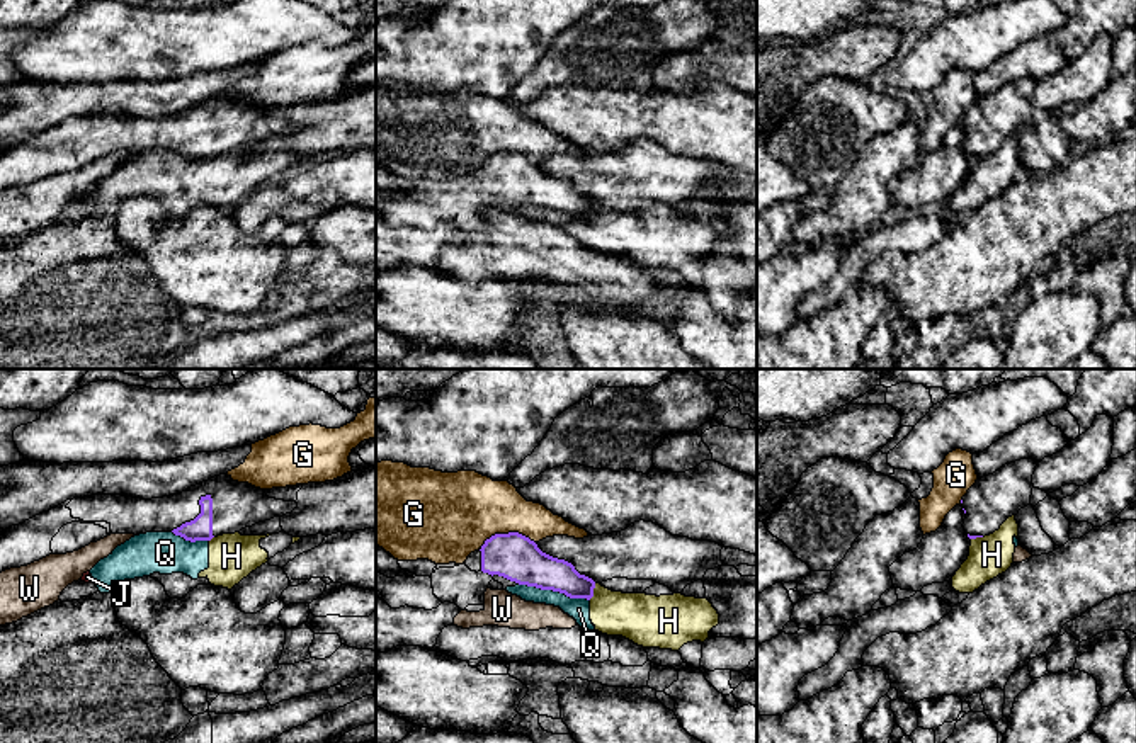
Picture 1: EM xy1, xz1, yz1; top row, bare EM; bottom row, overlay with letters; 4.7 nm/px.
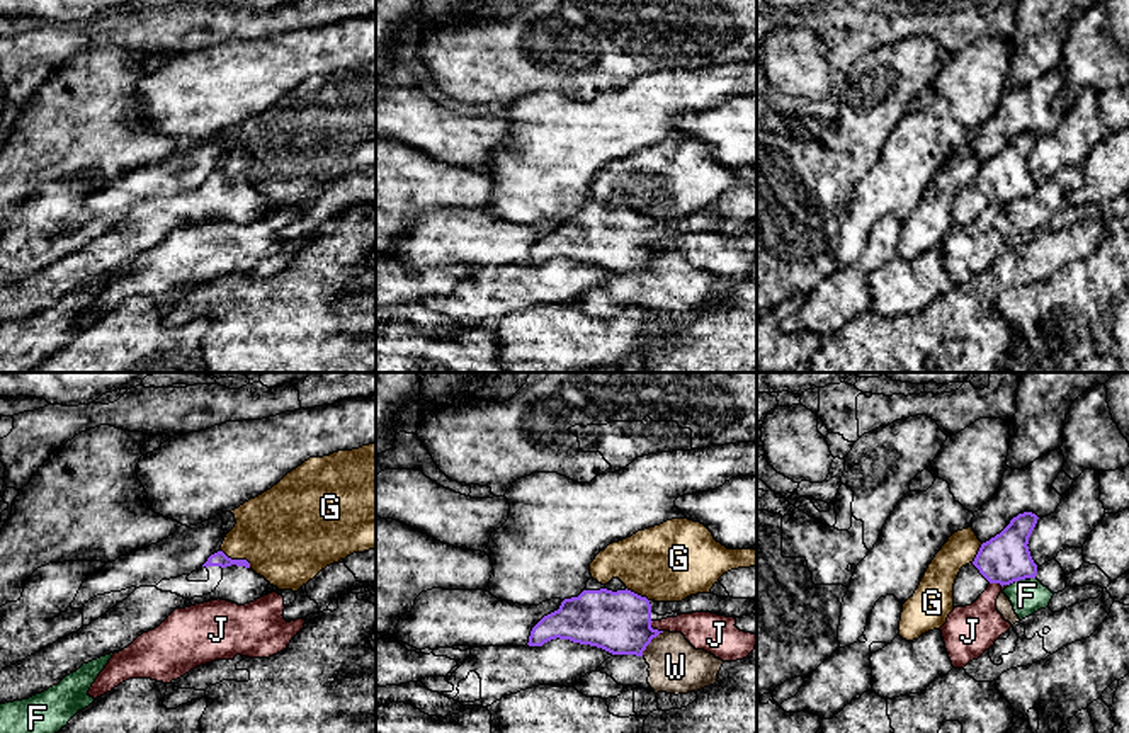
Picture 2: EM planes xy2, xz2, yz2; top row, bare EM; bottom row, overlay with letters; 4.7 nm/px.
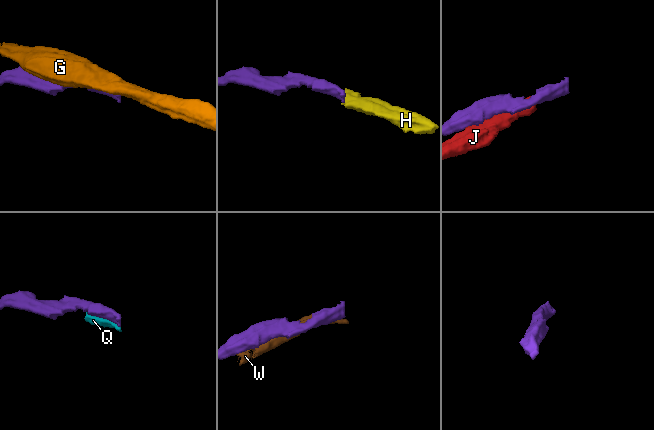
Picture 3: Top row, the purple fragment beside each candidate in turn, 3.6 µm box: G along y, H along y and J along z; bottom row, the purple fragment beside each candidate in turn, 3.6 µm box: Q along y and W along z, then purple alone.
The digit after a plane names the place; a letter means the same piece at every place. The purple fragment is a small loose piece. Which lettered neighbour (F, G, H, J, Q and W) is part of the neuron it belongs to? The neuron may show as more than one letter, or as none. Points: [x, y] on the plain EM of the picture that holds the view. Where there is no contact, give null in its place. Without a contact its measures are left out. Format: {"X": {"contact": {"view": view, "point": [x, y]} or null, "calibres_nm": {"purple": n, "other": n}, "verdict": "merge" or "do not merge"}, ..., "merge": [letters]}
{"F": {"contact": {"view": "yz2", "point": [1019, 198]}, "calibres_nm": {"purple": 240, "other": 160}, "verdict": "do not merge"}, "G": {"contact": {"view": "xz1", "point": [505, 153]}, "calibres_nm": {"purple": 220, "other": 380}, "verdict": "do not merge"}, "H": {"contact": {"view": "xz1", "point": [592, 211]}, "calibres_nm": {"purple": 160, "other": 220}, "verdict": "do not merge"}, "J": {"contact": {"view": "xz2", "point": [655, 249]}, "calibres_nm": {"purple": 300, "other": 180}, "verdict": "do not merge"}, "Q": {"contact": {"view": "xz1", "point": [555, 209]}, "calibres_nm": {"purple": 220, "other": 100}, "verdict": "do not merge"}, "W": {"contact": {"view": "xz2", "point": [650, 261]}, "calibres_nm": {"purple": 300, "other": 260}, "verdict": "do not merge"}, "merge": []}

